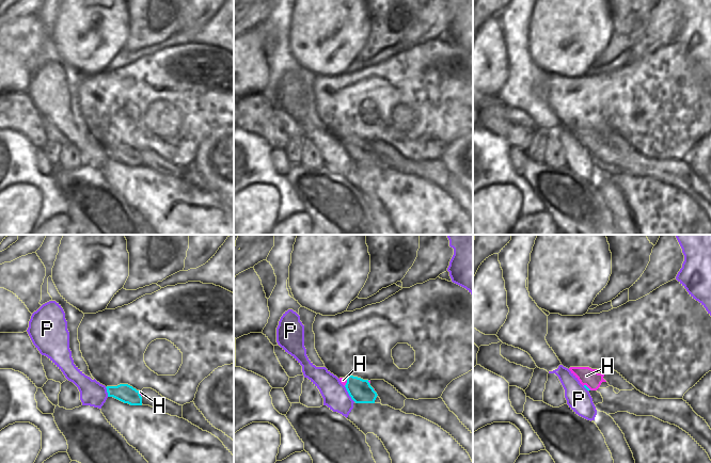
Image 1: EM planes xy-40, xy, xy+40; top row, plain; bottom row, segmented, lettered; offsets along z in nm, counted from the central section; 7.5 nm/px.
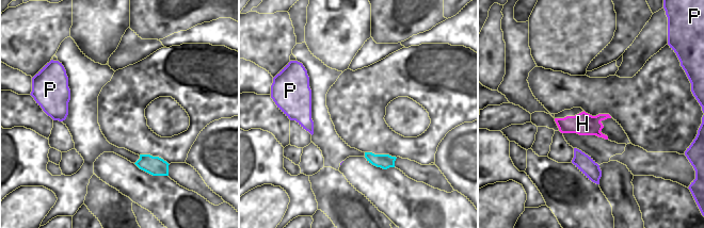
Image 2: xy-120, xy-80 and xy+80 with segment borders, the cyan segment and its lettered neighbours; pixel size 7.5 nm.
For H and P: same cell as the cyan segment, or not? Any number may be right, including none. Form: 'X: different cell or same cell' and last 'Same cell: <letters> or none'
H: same cell
P: different cell
Same cell: H

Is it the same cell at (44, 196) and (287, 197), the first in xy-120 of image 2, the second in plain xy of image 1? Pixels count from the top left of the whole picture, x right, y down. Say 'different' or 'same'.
different

